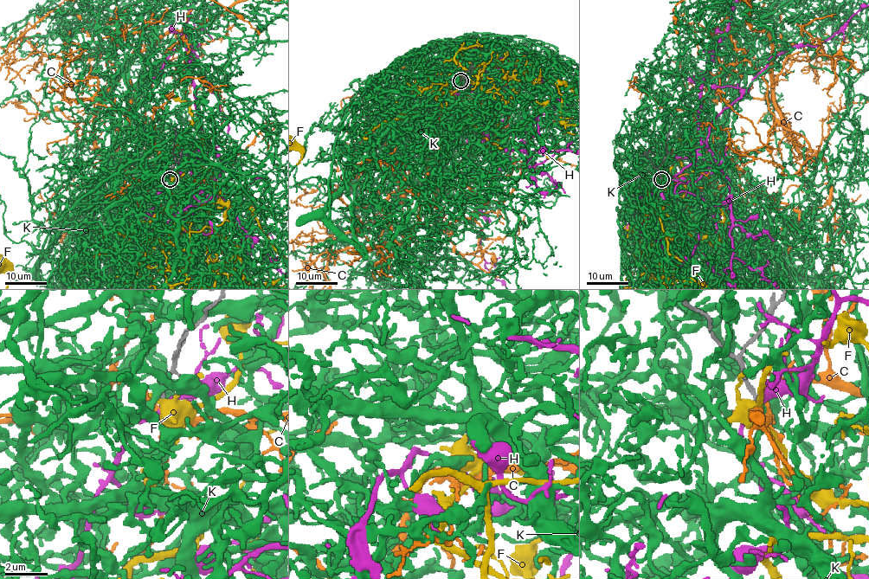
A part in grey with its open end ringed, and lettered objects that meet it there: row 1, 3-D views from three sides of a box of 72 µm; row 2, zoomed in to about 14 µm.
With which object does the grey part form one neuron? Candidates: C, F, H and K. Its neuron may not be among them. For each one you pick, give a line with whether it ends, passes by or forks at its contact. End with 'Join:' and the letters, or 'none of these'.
Join: none of these

